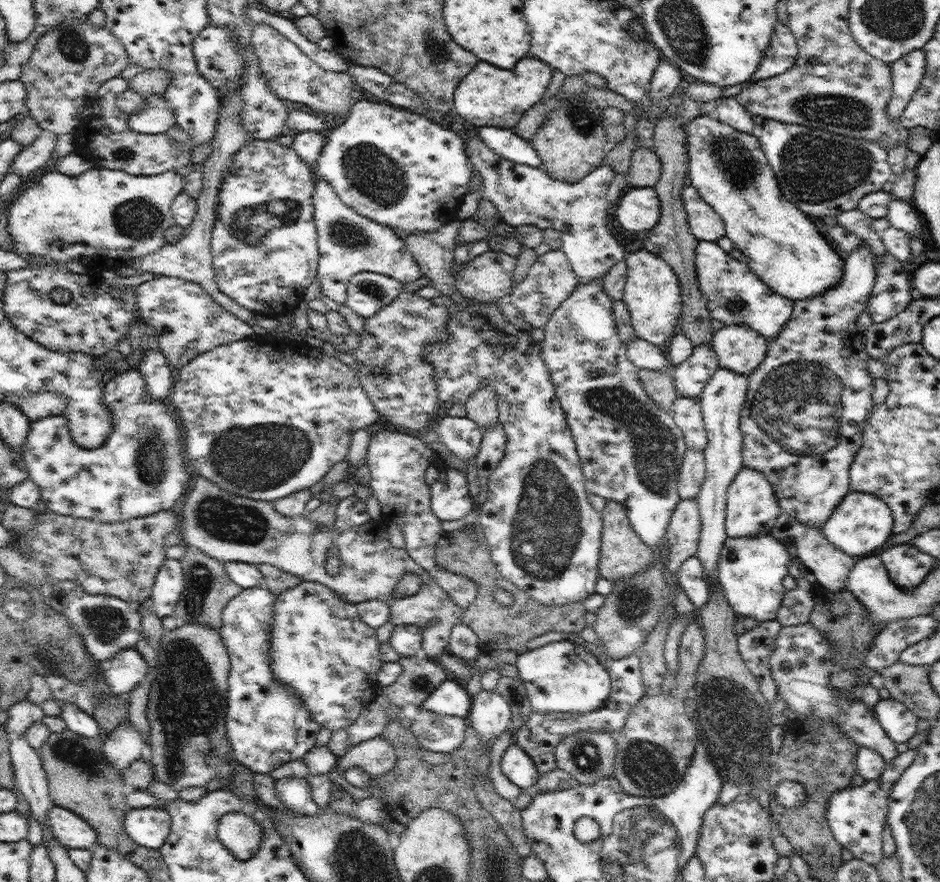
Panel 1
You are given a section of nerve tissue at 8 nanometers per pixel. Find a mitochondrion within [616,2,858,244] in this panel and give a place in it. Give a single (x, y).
(735, 161)

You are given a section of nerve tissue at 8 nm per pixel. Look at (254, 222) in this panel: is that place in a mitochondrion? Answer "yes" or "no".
yes

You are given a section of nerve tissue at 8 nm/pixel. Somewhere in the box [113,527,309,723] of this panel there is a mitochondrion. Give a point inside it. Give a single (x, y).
(200, 581)

